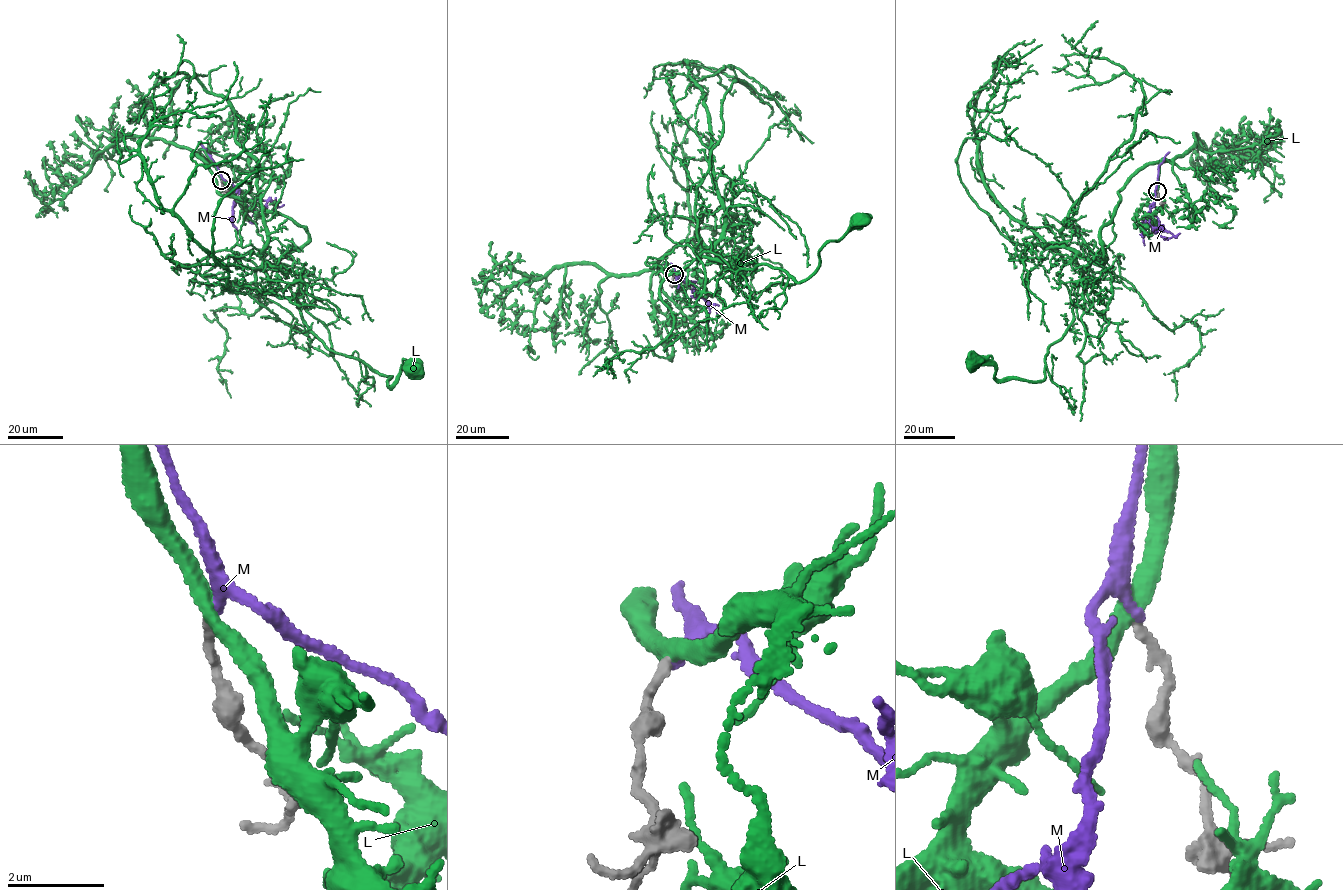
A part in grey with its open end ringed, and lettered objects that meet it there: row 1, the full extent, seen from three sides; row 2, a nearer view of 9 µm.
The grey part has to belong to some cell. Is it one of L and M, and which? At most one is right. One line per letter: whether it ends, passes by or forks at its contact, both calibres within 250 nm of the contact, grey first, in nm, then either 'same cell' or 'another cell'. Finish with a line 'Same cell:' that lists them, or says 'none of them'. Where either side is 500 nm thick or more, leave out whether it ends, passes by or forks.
L: it passes by | 200/360 nm | another cell
M: it ends | 180/200 nm | same cell
Same cell: M

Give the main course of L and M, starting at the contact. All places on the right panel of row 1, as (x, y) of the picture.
L: (1157, 191), (1164, 158), (1117, 193), (1106, 261), (1088, 259), (1042, 380), (974, 361)
M: (1157, 191), (1150, 212), (1163, 230), (1173, 235), (1164, 239)

